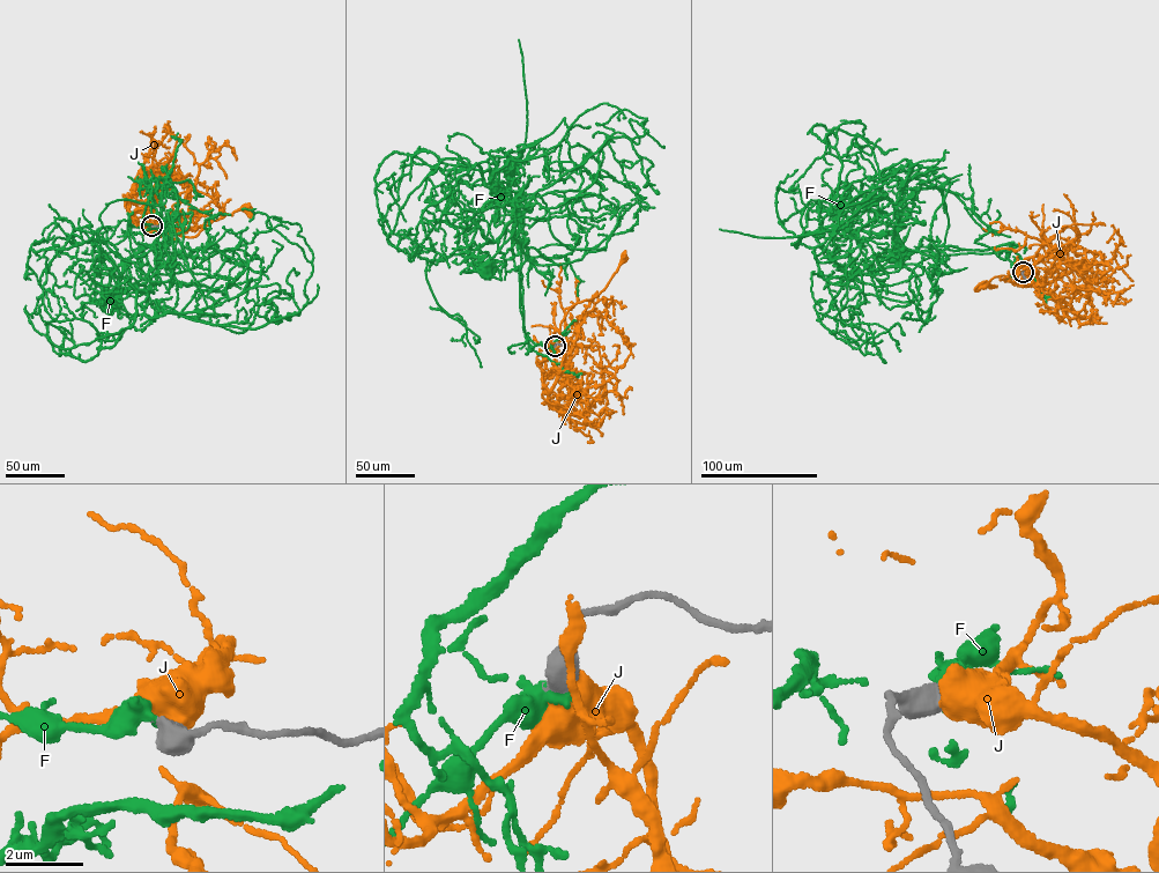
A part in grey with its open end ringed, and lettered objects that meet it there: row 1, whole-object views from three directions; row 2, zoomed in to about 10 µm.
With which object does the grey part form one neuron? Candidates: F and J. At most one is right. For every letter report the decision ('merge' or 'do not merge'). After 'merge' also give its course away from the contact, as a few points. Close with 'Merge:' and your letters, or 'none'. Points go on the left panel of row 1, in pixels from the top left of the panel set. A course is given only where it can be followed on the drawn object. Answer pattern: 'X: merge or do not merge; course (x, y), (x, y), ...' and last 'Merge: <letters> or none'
F: merge; course (151, 226), (127, 229), (129, 220), (157, 278), (150, 245), (110, 269), (109, 303)
J: do not merge
Merge: F

